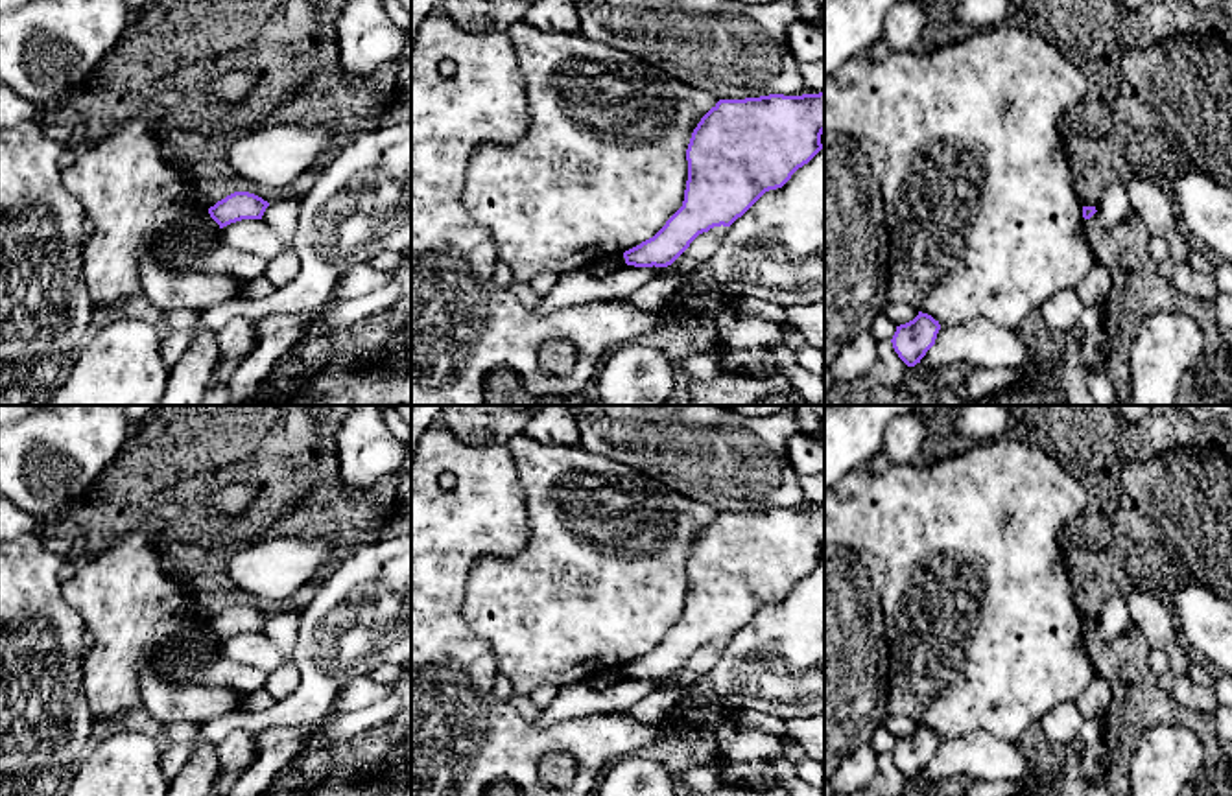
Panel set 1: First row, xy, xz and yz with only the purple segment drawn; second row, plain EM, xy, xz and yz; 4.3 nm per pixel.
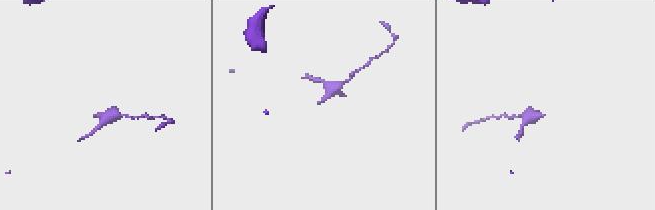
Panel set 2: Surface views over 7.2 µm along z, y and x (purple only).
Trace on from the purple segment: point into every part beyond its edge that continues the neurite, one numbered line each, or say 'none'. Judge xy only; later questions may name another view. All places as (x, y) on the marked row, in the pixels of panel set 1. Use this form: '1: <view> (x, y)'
none

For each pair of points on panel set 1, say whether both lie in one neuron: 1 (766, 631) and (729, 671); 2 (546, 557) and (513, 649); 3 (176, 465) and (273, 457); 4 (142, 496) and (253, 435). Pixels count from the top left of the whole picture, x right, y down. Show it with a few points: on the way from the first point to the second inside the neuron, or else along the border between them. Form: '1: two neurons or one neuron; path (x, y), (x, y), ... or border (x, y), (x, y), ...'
1: one neuron; path (757, 640), (738, 662)
2: one neuron; path (546, 579), (546, 616), (535, 627)
3: one neuron; path (200, 454), (249, 454)
4: one neuron; path (170, 468), (203, 435), (225, 435)

